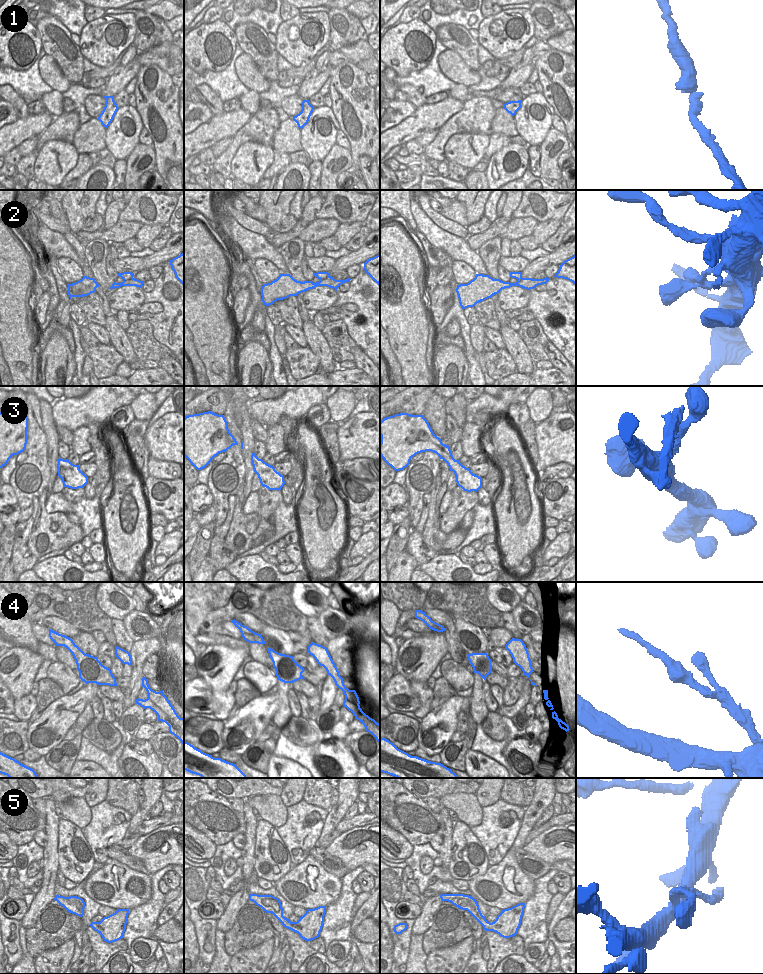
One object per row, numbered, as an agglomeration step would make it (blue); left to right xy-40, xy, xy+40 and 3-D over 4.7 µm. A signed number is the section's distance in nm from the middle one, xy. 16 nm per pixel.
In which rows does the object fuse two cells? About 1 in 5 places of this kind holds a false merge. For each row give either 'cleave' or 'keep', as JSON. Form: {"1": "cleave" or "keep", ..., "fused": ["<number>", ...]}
{"1": "keep", "2": "keep", "3": "keep", "4": "keep", "5": "cleave", "fused": ["5"]}

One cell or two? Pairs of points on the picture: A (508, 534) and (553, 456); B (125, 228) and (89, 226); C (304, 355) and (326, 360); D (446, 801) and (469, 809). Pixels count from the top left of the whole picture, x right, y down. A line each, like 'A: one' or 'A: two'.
A: two
B: two
C: two
D: one

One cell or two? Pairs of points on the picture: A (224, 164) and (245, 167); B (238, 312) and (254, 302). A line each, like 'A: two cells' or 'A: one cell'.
A: two cells
B: two cells

